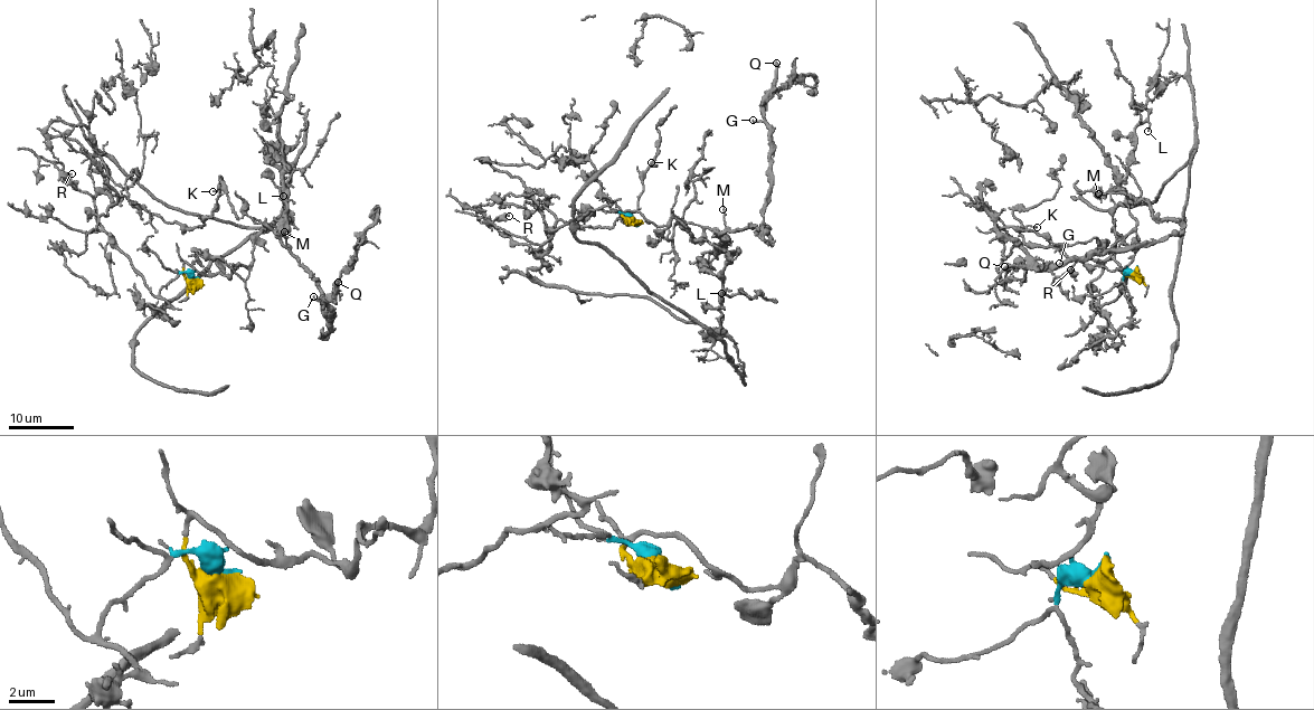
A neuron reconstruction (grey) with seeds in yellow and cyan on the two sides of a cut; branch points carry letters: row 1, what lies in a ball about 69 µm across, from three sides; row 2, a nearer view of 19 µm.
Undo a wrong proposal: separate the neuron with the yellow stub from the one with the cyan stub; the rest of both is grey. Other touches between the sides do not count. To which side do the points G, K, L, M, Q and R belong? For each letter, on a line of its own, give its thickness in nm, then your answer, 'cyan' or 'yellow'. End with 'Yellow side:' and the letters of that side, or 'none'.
G: 140 nm | yellow
K: 140 nm | cyan
L: 160 nm | yellow
M: 120 nm | yellow
Q: 320 nm | yellow
R: 180 nm | cyan
Yellow side: G, L, M, Q

